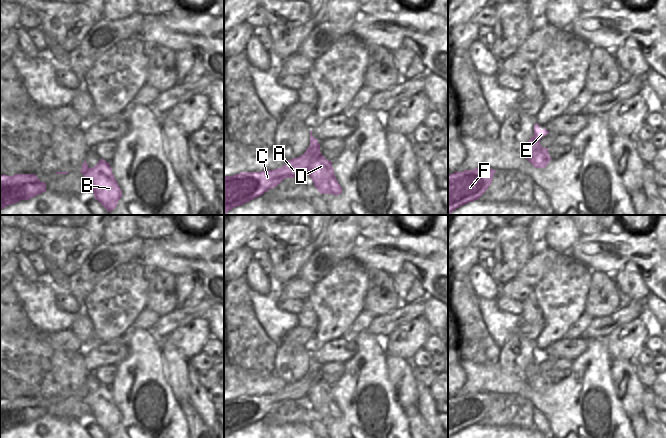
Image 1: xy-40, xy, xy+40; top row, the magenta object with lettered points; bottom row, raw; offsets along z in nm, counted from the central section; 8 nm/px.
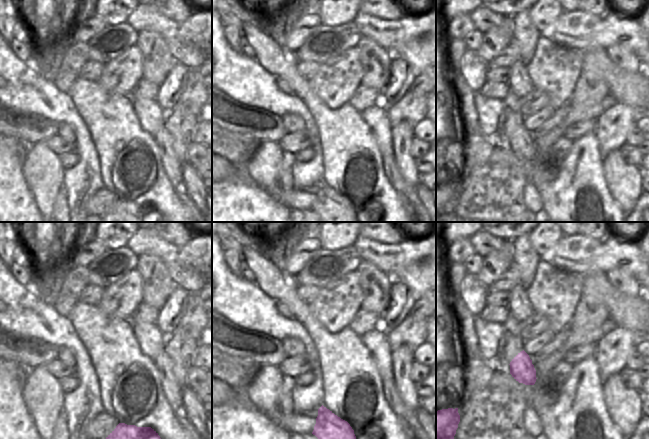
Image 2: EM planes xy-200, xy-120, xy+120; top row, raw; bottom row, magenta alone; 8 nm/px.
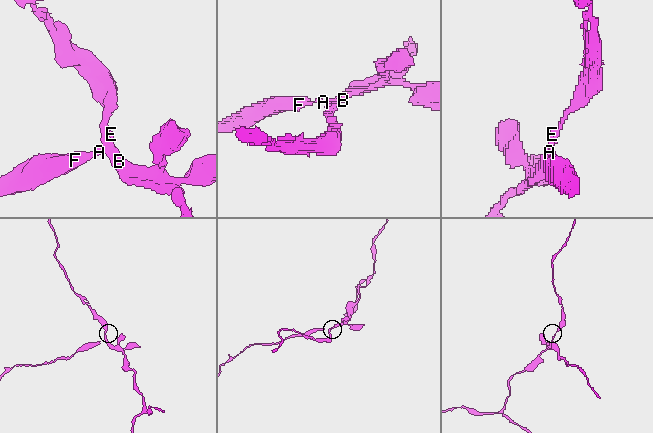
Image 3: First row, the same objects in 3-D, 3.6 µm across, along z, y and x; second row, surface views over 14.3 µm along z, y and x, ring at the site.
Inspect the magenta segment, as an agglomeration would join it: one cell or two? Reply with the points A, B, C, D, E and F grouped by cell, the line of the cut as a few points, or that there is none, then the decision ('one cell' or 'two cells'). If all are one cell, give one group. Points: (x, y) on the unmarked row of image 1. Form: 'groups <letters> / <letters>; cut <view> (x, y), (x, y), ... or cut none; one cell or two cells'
groups A C F / B D E; cut xy (320, 377), (314, 379), (311, 390), (305, 396); two cells

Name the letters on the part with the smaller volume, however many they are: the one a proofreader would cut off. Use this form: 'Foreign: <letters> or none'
Foreign: A, C, F

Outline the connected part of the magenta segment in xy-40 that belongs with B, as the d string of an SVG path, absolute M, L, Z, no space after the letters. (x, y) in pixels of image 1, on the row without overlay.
M100 383L93 392L89 392L84 385L80 396L90 407L94 422L108 436L114 434L122 421L122 415L112 397L110 388Z

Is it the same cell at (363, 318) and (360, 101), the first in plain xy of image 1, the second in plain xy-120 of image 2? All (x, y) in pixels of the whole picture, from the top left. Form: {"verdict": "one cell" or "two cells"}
{"verdict": "one cell"}

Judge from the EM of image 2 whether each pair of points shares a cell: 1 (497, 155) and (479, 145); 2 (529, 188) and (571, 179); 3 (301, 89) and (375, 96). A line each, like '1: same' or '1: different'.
1: same
2: different
3: different

